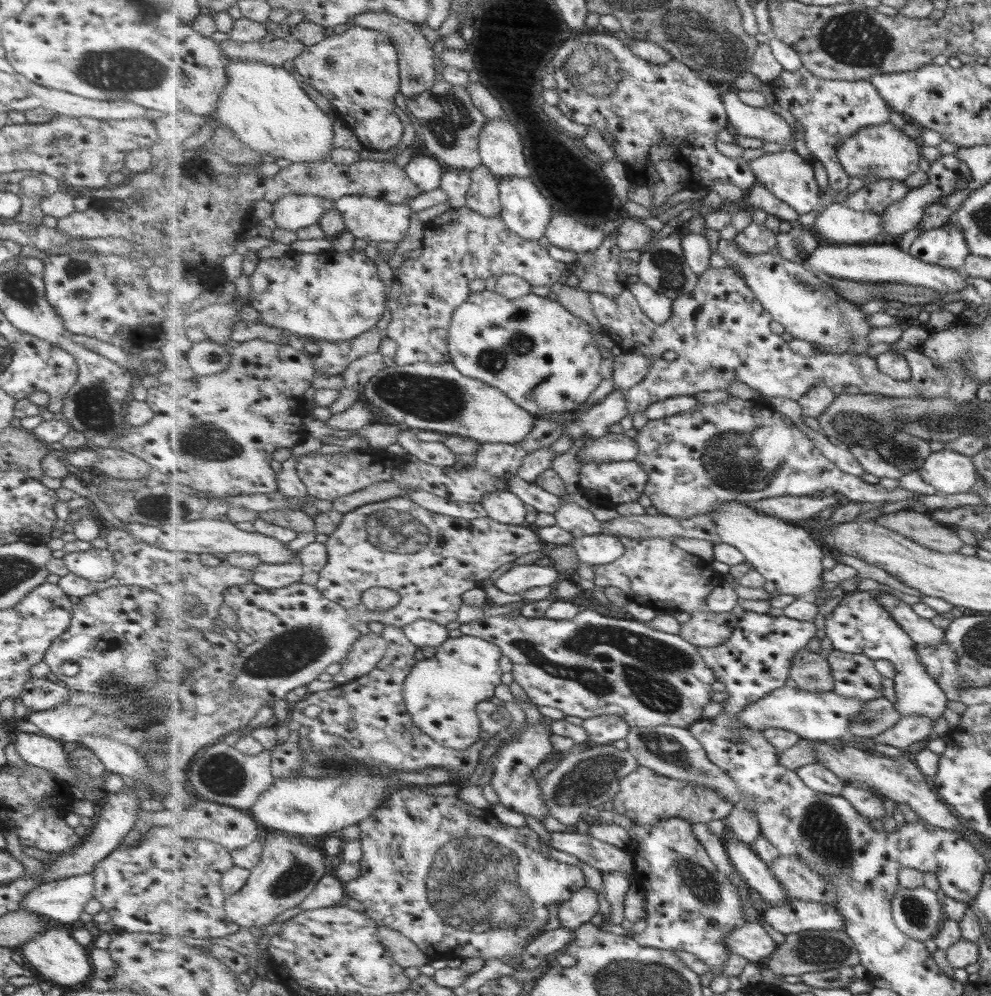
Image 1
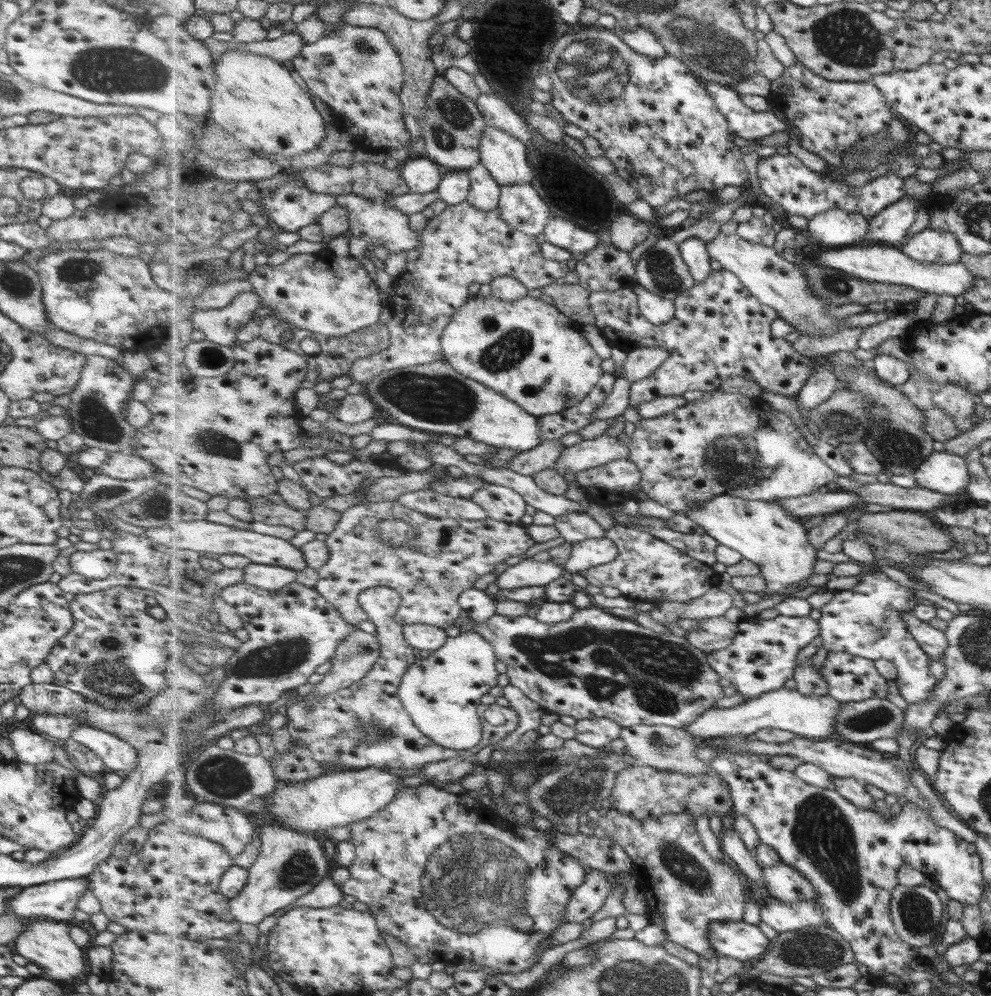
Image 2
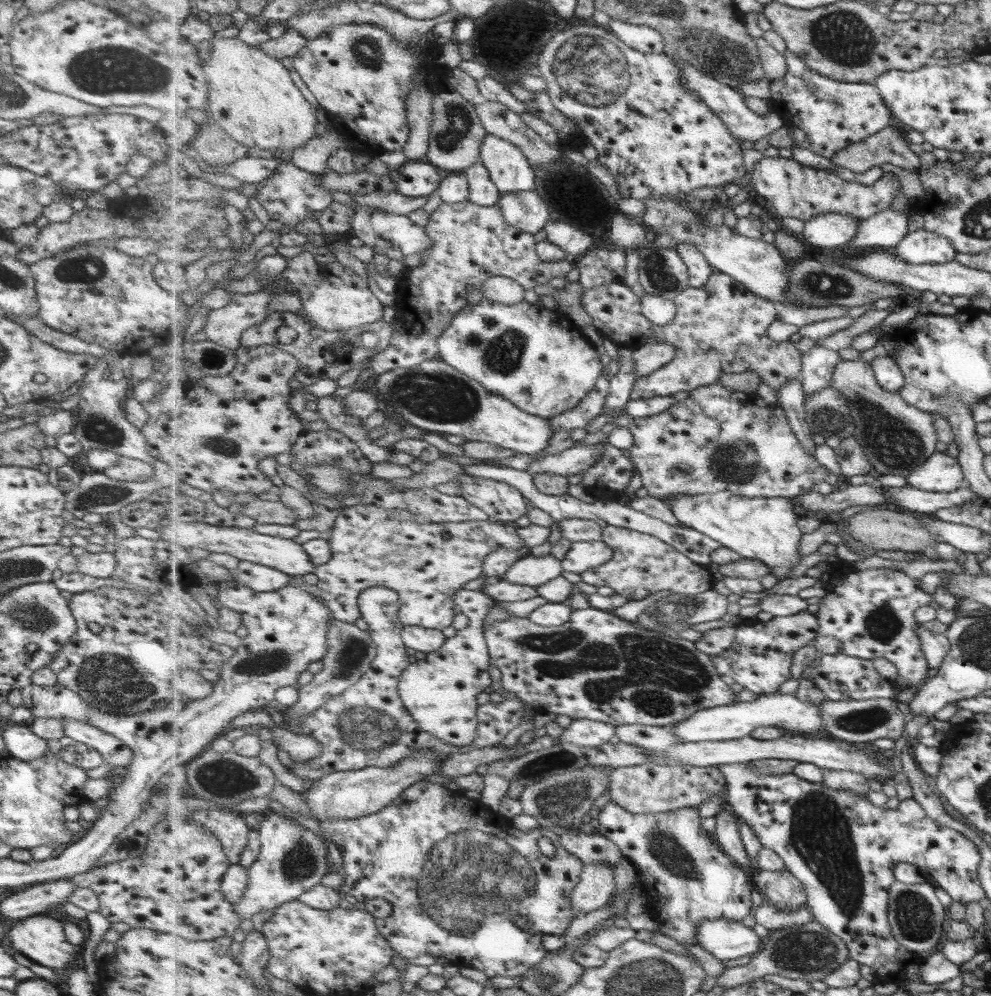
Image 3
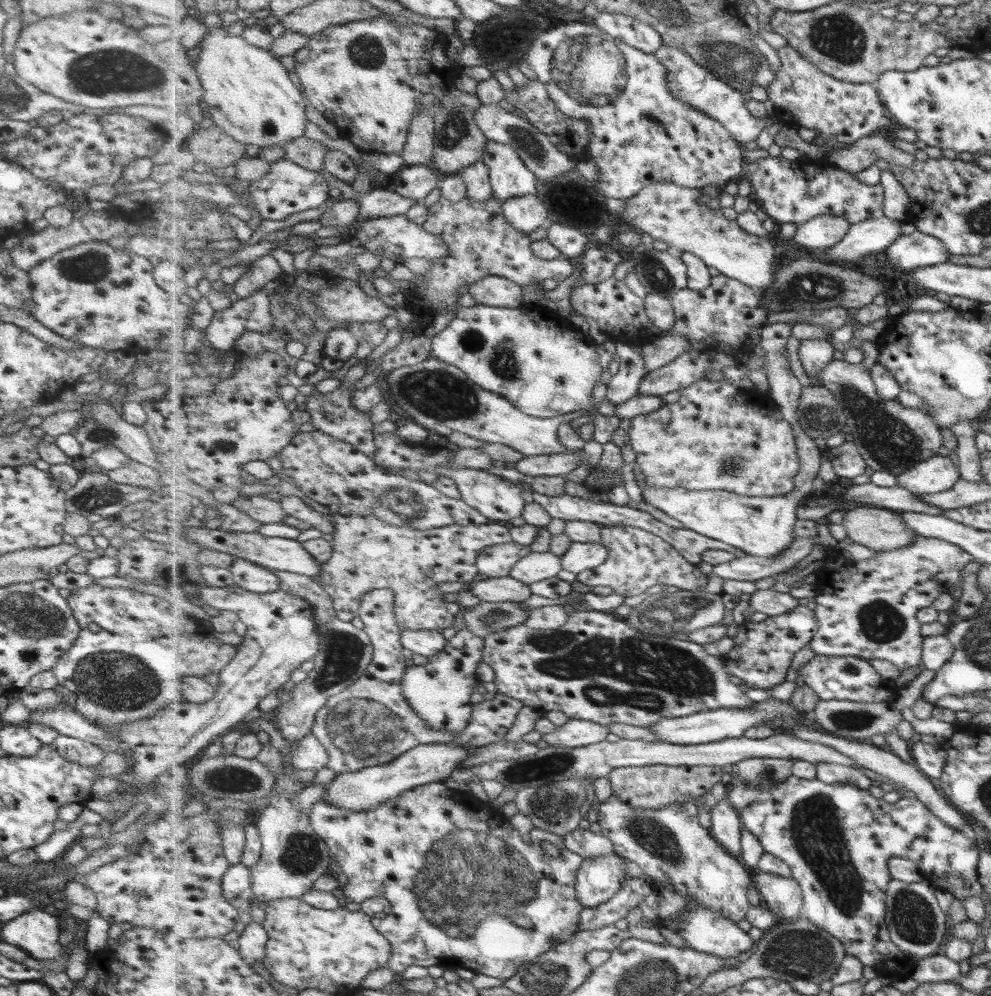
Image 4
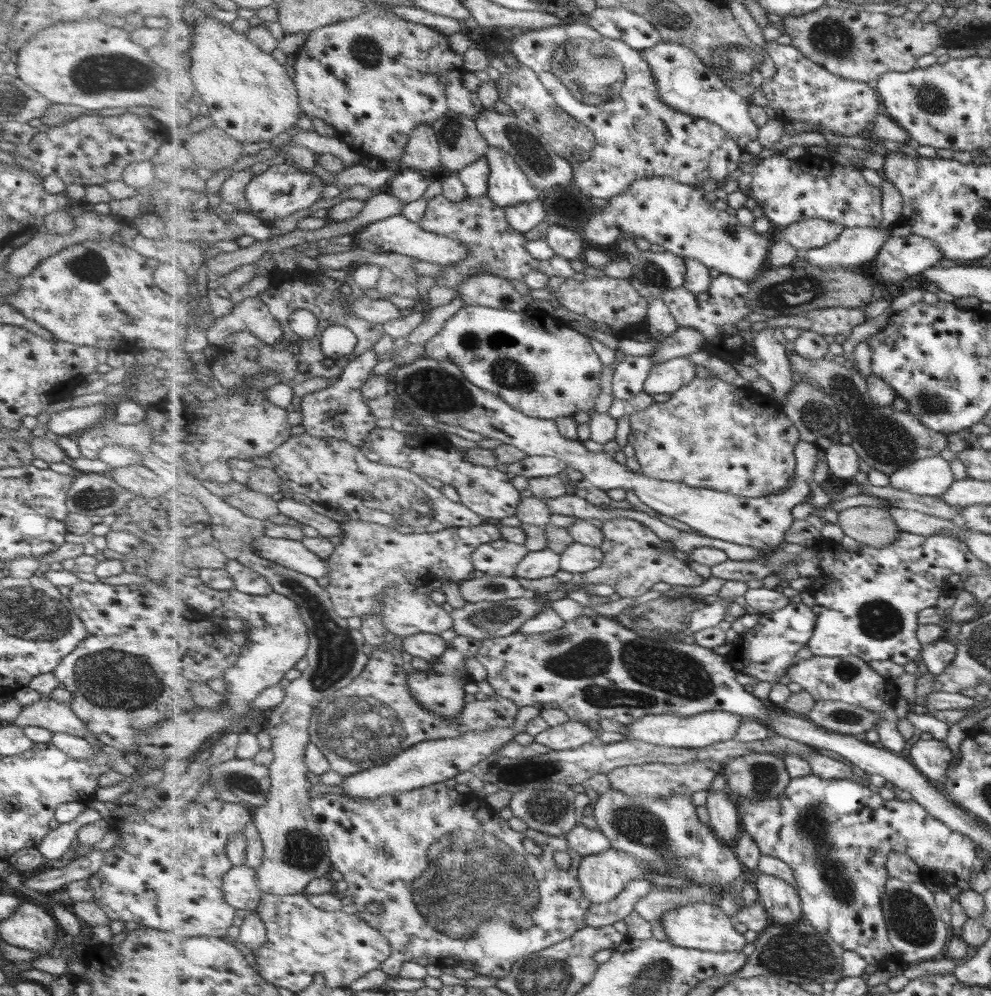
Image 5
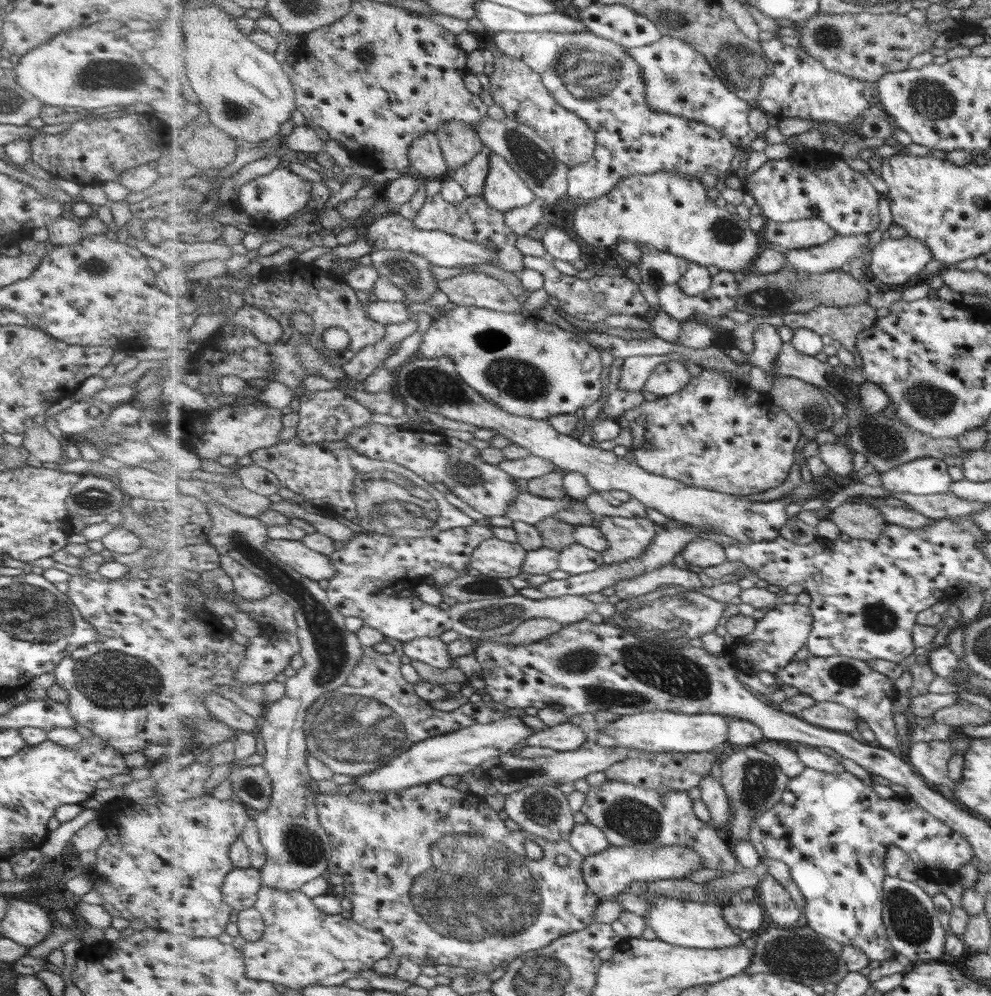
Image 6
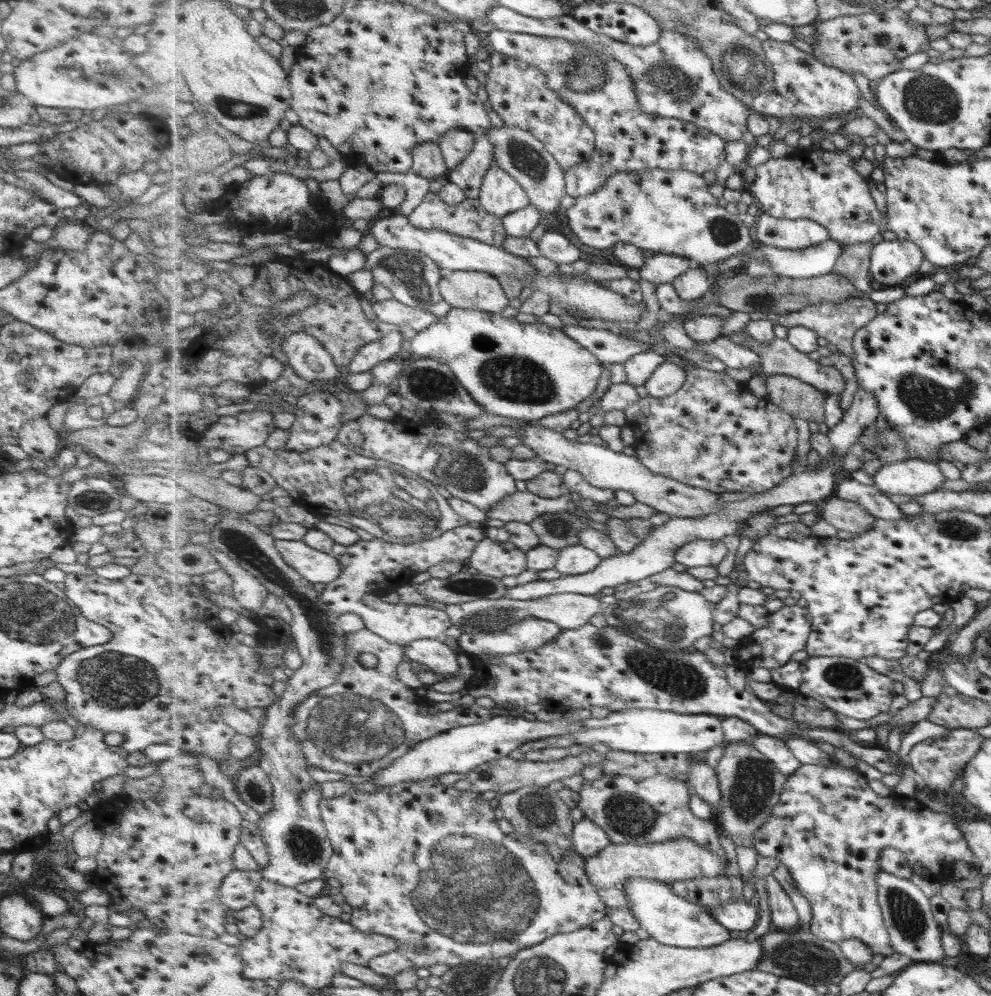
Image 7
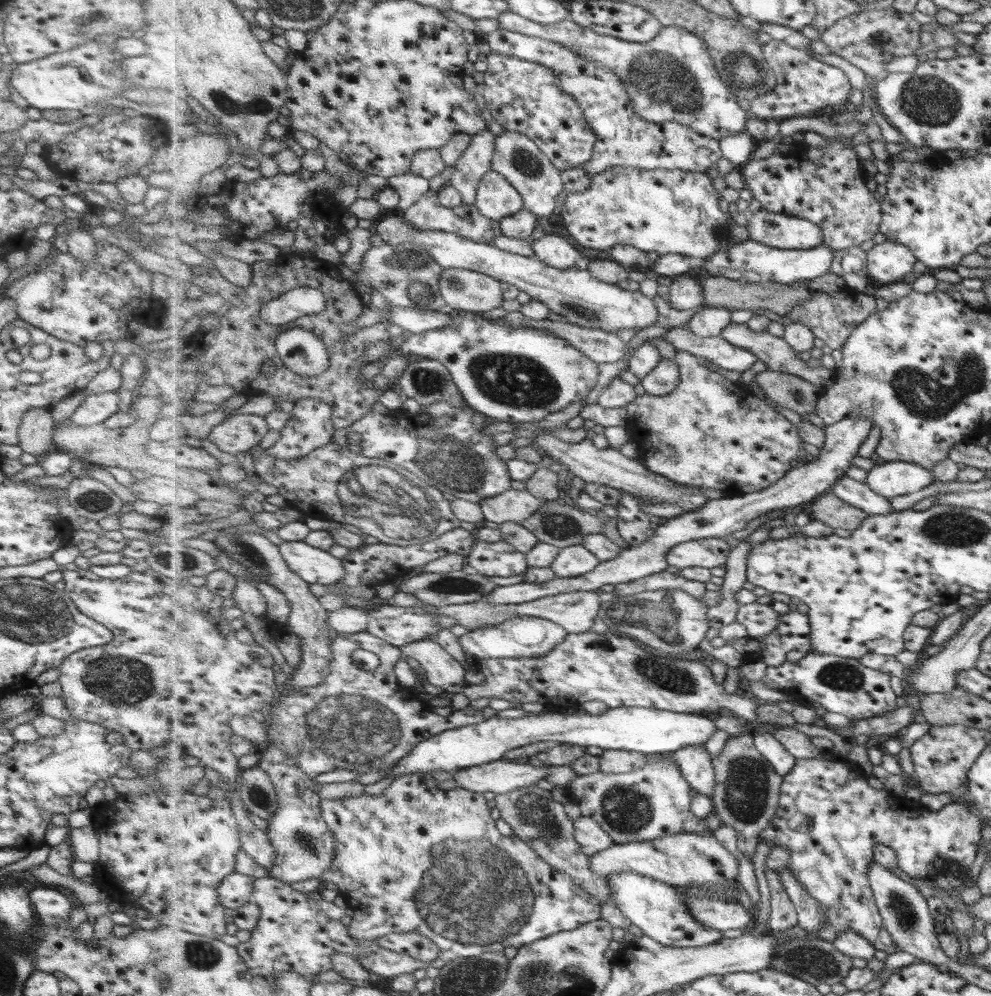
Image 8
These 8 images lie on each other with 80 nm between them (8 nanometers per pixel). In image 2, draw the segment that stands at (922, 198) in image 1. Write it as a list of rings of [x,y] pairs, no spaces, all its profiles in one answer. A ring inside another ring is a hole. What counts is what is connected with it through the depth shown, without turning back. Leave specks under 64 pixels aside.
[[[905,195],[870,219],[870,231],[866,239],[901,248],[909,228],[916,223],[917,210],[917,202],[911,196]]]

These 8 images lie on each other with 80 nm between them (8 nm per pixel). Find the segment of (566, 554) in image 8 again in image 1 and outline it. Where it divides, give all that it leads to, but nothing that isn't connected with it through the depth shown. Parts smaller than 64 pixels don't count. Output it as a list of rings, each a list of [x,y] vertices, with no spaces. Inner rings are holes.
[[[605,533],[575,538],[573,546],[578,564],[592,567],[615,562],[625,553],[621,539]]]

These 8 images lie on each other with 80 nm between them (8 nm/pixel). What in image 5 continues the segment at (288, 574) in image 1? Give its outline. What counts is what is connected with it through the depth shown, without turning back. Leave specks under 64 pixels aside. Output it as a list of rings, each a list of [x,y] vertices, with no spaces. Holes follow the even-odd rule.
[[[227,560],[226,570],[235,581],[236,589],[242,593],[265,596],[274,591],[268,578],[248,568],[239,560]]]

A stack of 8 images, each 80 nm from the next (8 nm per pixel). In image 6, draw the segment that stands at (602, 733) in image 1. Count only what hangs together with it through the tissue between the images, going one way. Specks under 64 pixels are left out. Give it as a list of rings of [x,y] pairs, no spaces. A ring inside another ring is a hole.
[[[569,721],[555,725],[554,727],[547,727],[545,730],[533,733],[526,740],[526,747],[551,748],[557,752],[559,751],[575,751],[587,742],[585,732],[575,724]]]

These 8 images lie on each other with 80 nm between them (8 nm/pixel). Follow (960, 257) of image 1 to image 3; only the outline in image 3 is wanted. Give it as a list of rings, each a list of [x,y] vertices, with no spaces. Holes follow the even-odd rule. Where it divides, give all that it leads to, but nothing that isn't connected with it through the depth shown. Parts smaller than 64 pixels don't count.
[[[919,229],[912,231],[893,250],[909,264],[945,264],[956,260],[957,251],[946,236]]]

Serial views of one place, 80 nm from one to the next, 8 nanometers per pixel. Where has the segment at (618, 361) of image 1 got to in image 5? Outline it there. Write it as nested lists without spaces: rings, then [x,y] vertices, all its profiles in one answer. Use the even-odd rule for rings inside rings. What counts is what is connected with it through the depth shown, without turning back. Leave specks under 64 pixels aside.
[[[680,327],[659,344],[655,356],[650,356],[657,363],[671,359],[684,358],[705,348],[705,335],[693,328]]]

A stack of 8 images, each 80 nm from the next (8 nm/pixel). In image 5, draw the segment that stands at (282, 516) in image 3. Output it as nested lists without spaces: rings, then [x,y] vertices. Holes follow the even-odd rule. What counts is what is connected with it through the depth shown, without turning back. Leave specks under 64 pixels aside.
[[[245,489],[237,494],[230,493],[226,501],[244,511],[245,514],[268,522],[272,516],[279,514],[278,502],[271,495],[257,492],[253,489]]]

